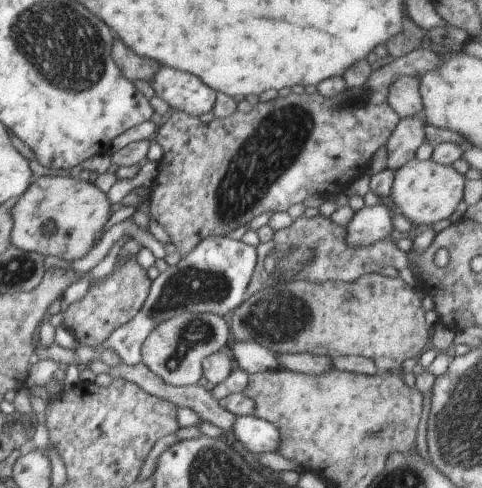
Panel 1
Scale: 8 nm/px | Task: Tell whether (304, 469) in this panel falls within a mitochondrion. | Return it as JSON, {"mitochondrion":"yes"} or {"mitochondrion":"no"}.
{"mitochondrion":"no"}

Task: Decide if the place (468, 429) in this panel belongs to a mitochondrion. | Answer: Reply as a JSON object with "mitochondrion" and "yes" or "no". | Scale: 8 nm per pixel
{"mitochondrion":"yes"}

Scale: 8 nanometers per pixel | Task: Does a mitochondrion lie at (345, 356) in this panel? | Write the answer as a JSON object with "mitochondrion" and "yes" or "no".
{"mitochondrion":"no"}

